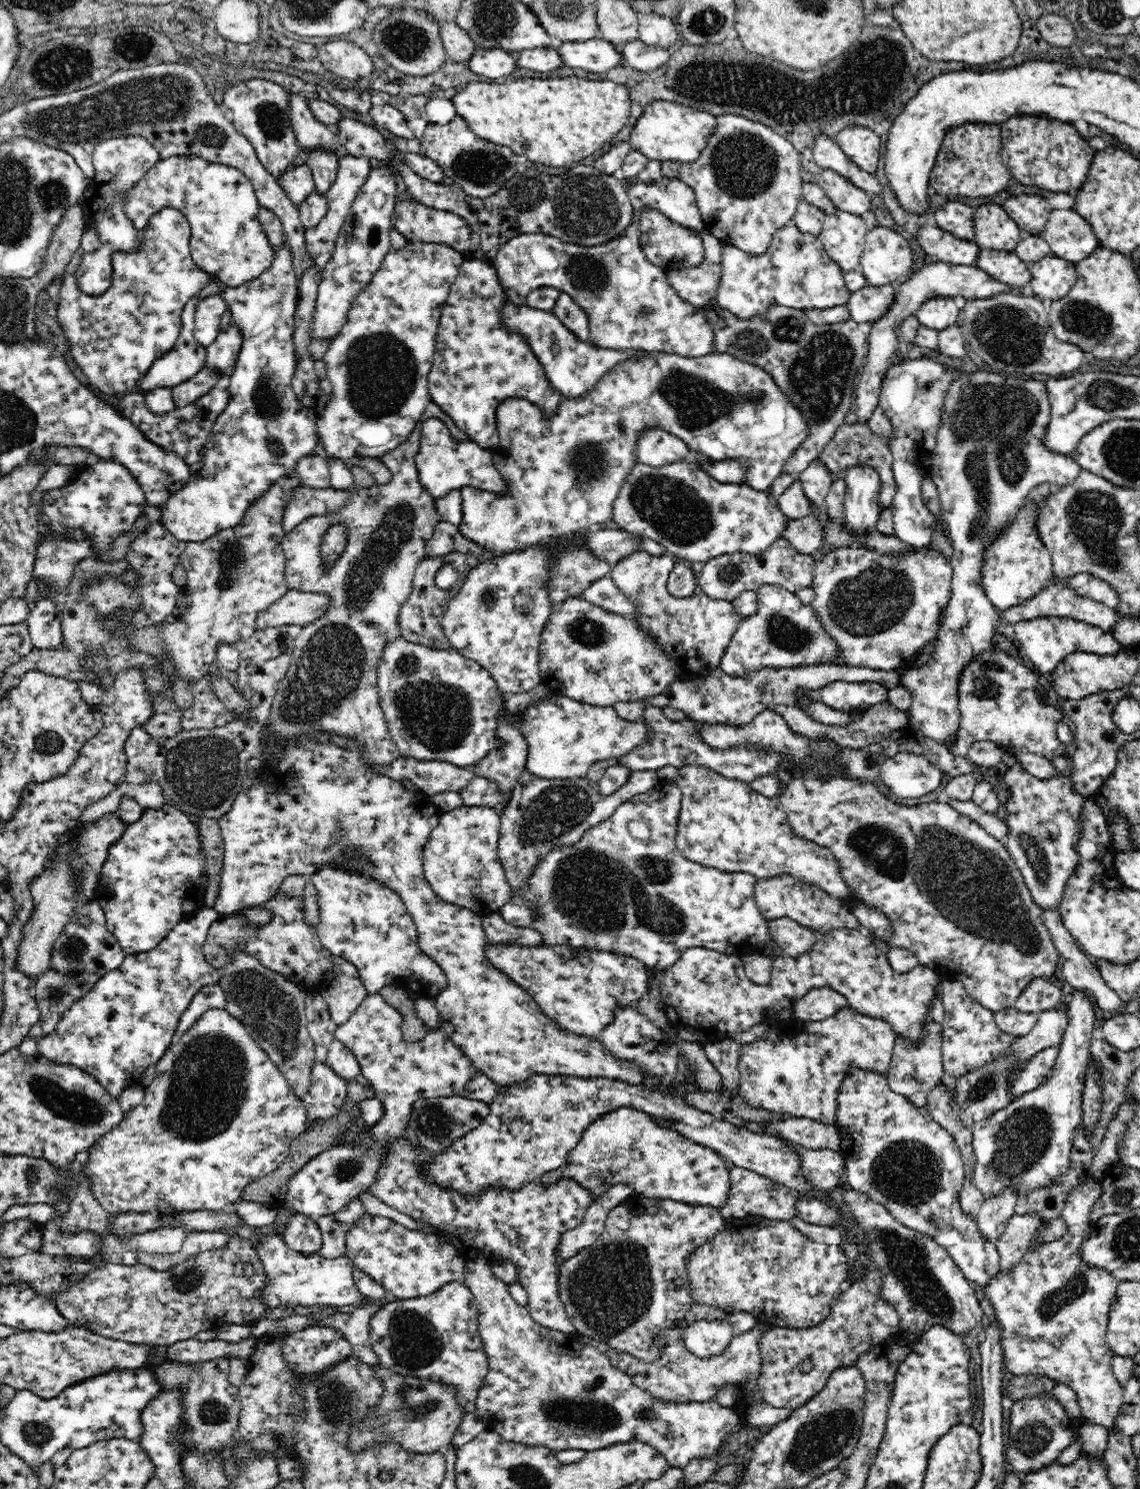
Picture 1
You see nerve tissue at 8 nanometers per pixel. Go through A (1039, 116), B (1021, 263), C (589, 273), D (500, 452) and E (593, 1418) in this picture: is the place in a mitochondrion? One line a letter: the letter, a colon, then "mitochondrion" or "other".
A: other
B: other
C: mitochondrion
D: other
E: mitochondrion

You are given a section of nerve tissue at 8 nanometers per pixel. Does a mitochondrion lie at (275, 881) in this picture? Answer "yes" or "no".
no

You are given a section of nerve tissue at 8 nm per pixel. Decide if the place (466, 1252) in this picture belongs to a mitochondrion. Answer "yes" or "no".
no

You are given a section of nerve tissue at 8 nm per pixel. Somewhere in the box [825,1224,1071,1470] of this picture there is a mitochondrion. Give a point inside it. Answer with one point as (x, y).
(907, 1258)

